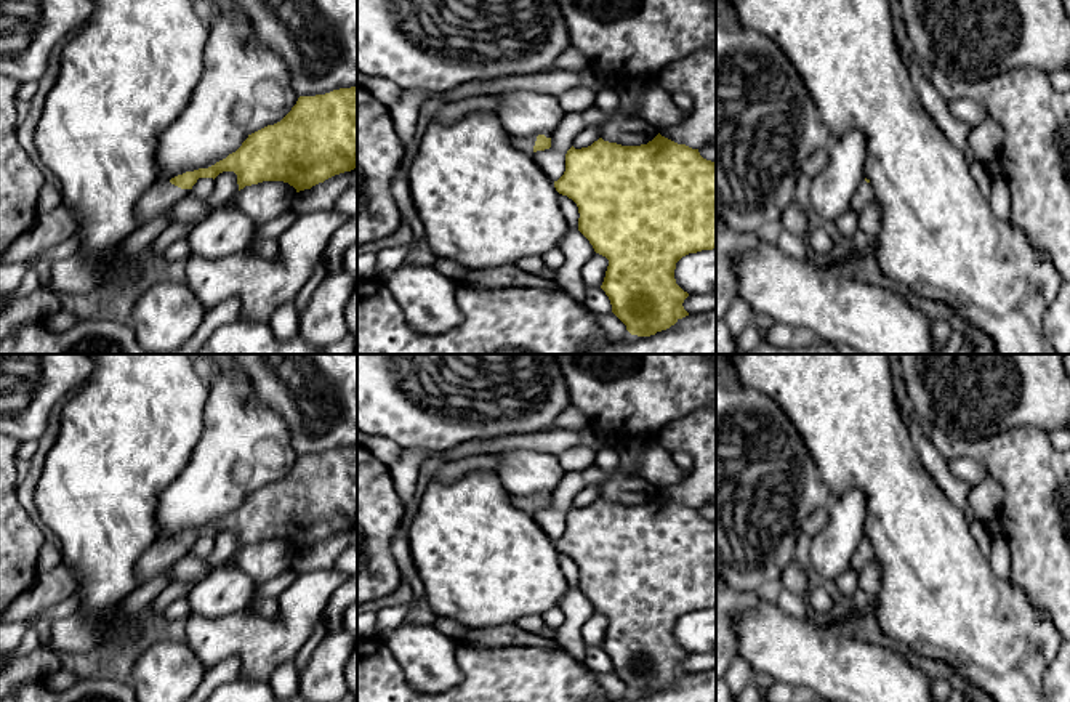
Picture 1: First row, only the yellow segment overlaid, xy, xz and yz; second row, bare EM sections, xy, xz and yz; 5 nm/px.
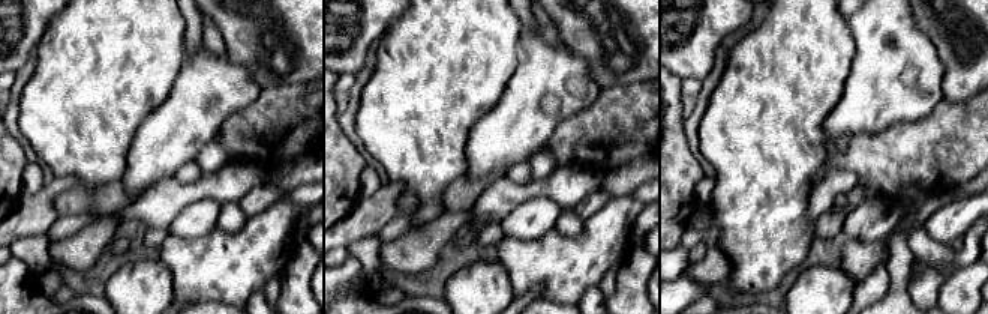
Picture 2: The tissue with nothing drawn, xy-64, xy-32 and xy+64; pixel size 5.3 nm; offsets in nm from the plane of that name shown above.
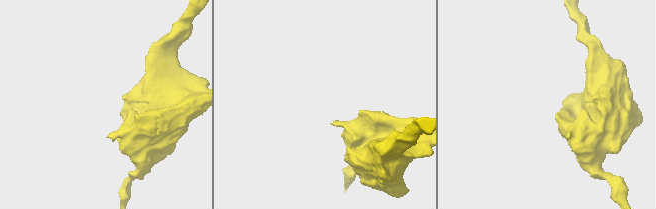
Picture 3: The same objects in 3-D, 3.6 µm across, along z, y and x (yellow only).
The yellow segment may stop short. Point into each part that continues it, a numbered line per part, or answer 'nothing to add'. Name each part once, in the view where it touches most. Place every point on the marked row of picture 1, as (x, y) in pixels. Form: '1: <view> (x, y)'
1: xy (160, 196)

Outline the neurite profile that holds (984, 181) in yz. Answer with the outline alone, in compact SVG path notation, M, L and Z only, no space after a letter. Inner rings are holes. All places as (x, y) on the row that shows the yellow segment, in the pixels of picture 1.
M974 160L971 165L971 175L974 176L980 192L988 200L992 196L992 178L985 171L984 165L979 160Z

